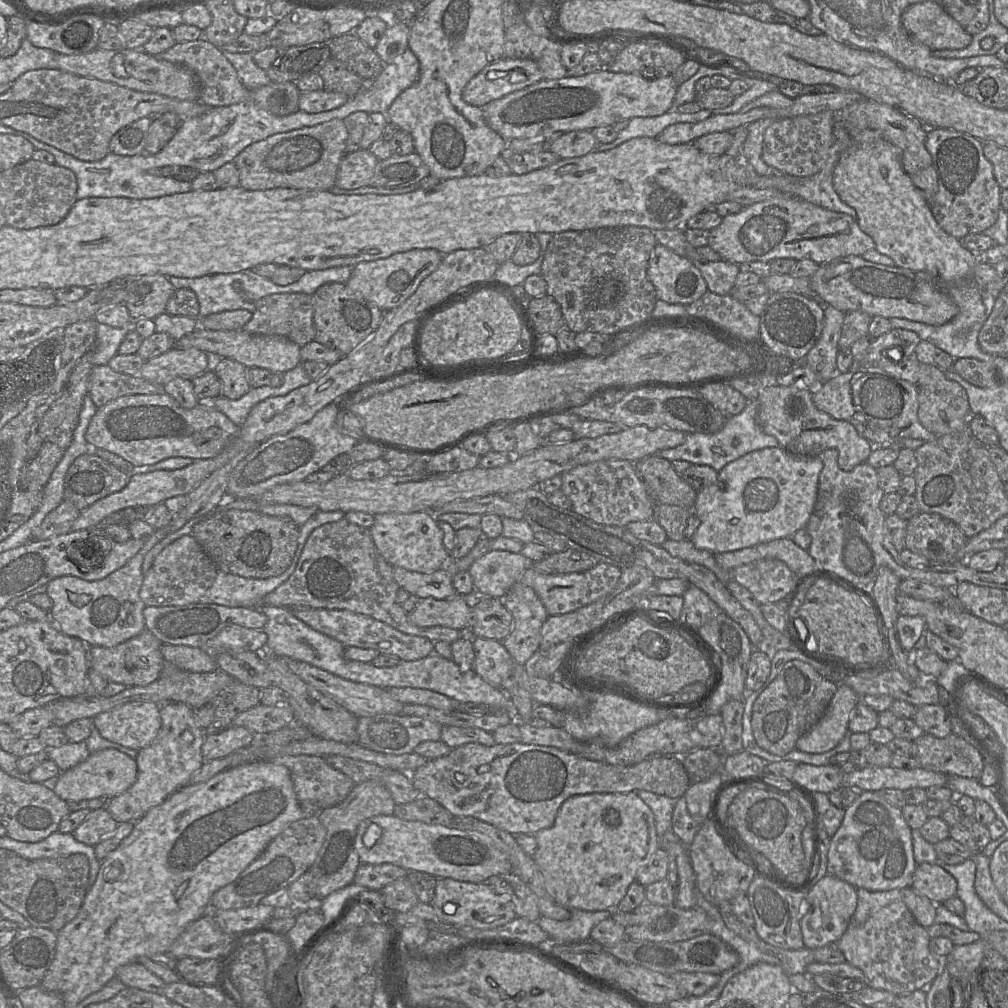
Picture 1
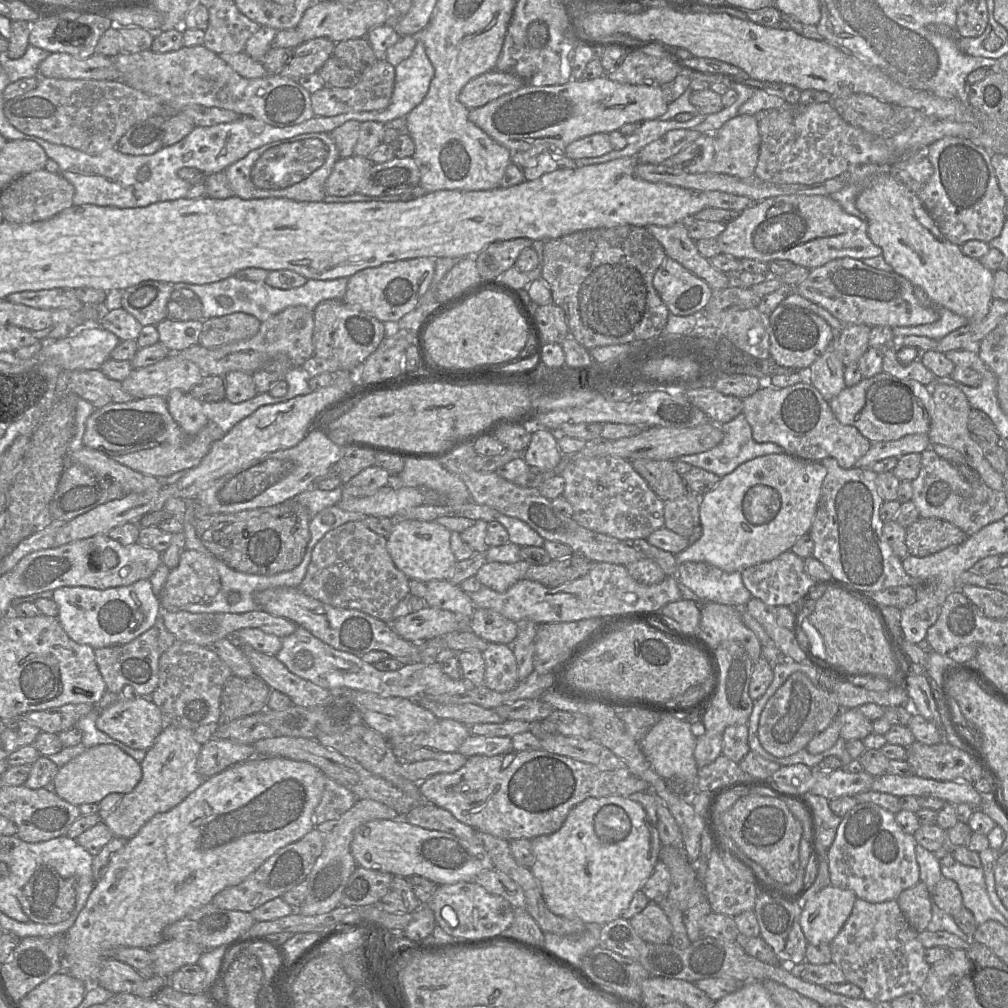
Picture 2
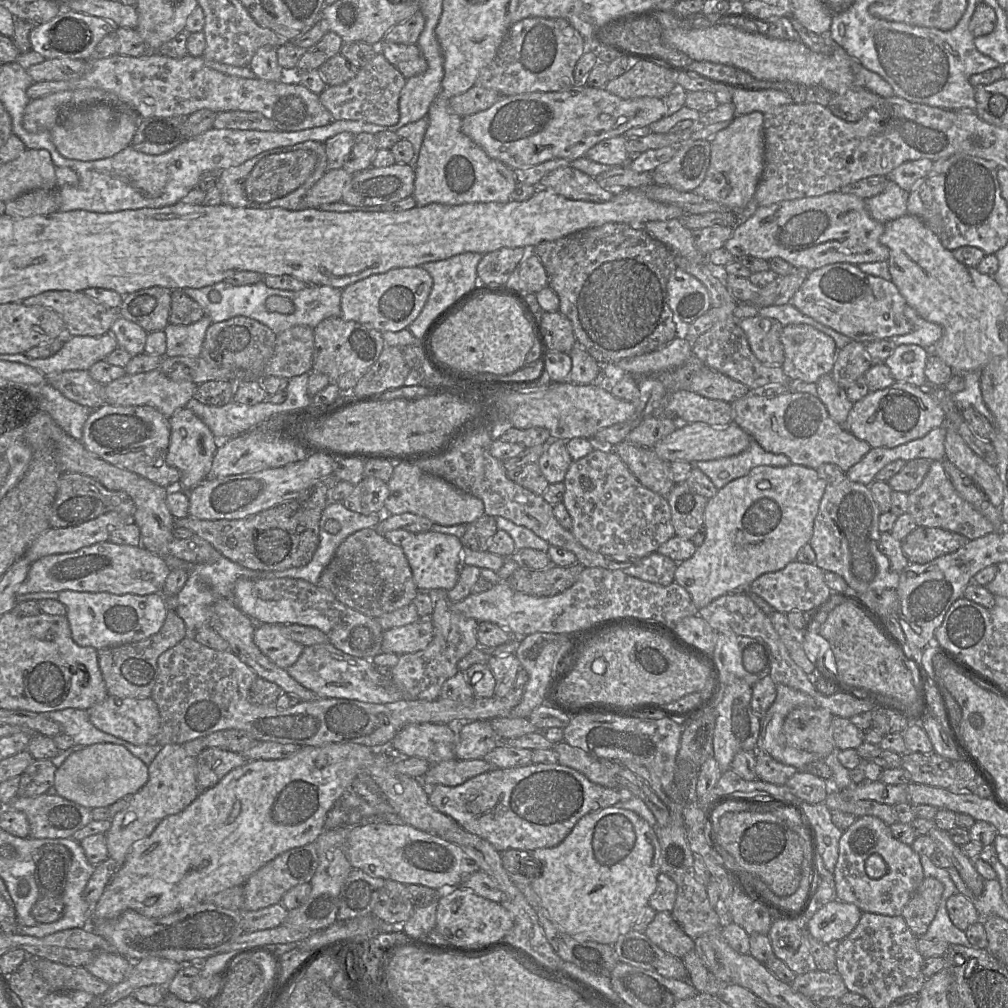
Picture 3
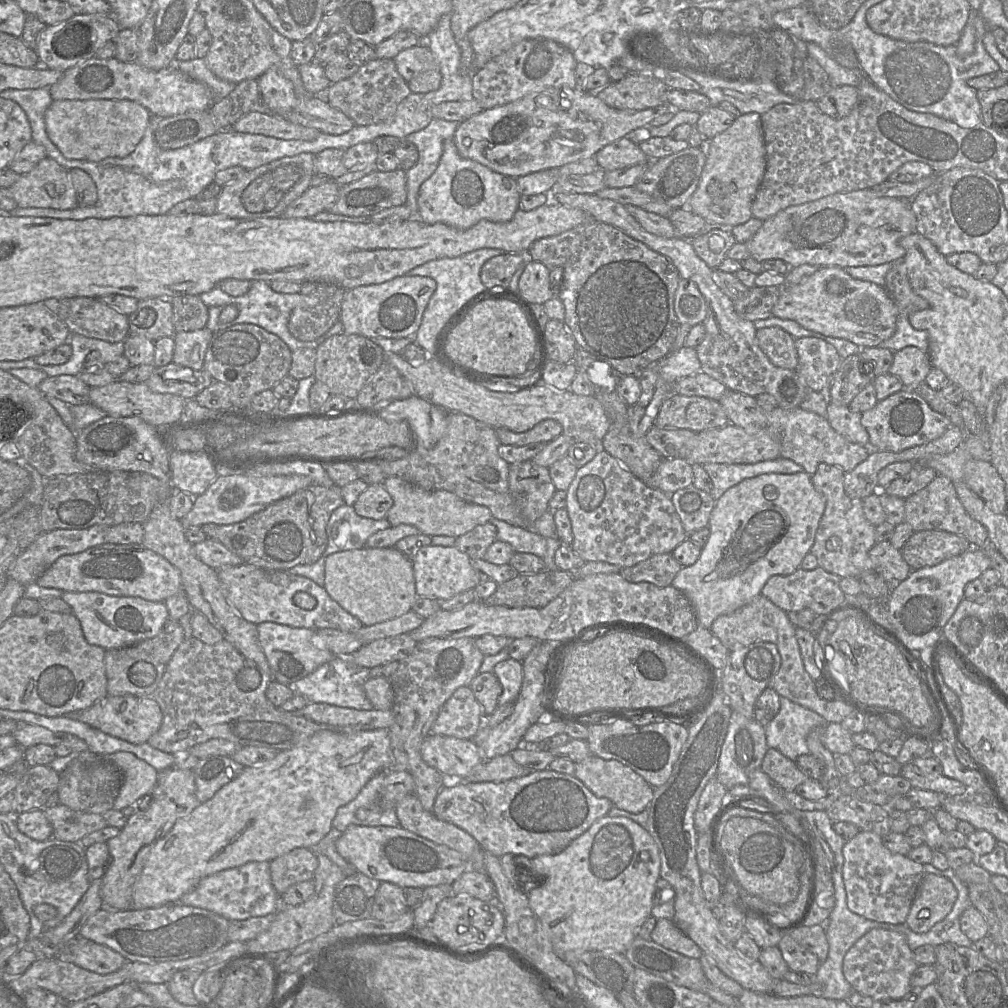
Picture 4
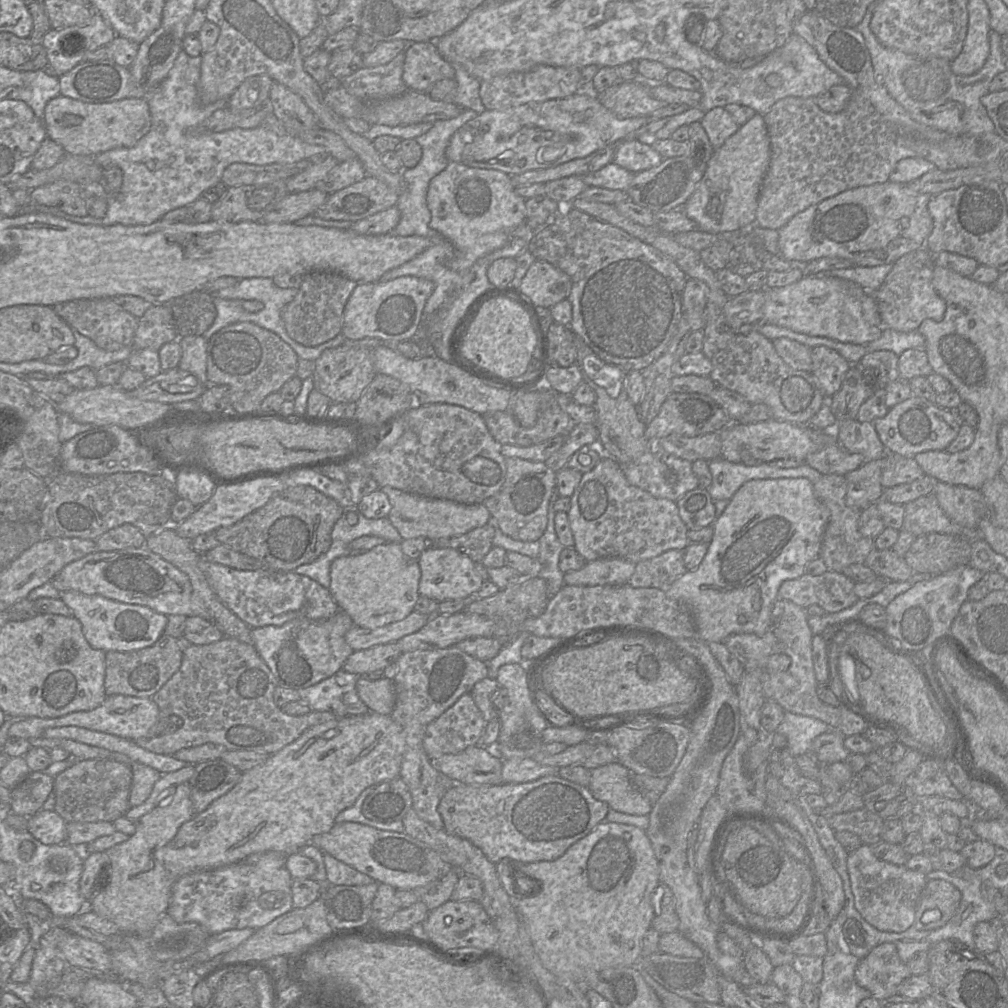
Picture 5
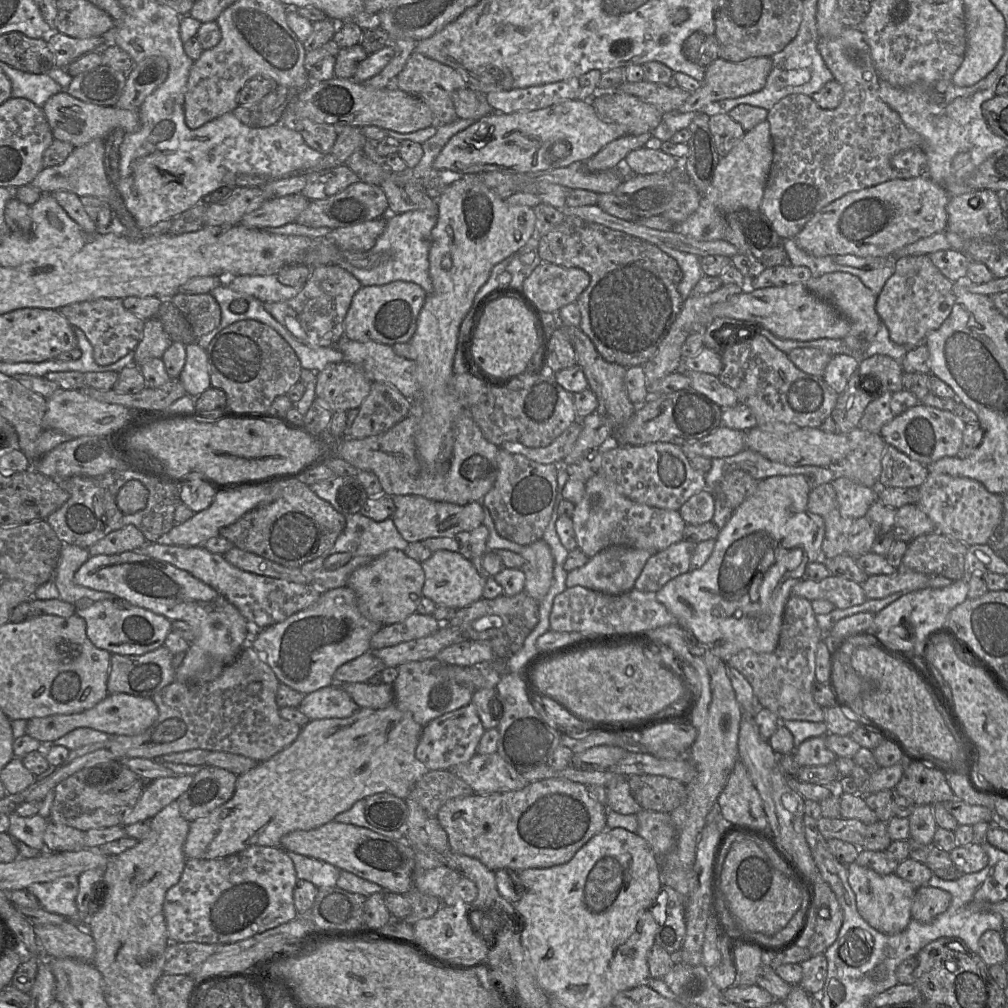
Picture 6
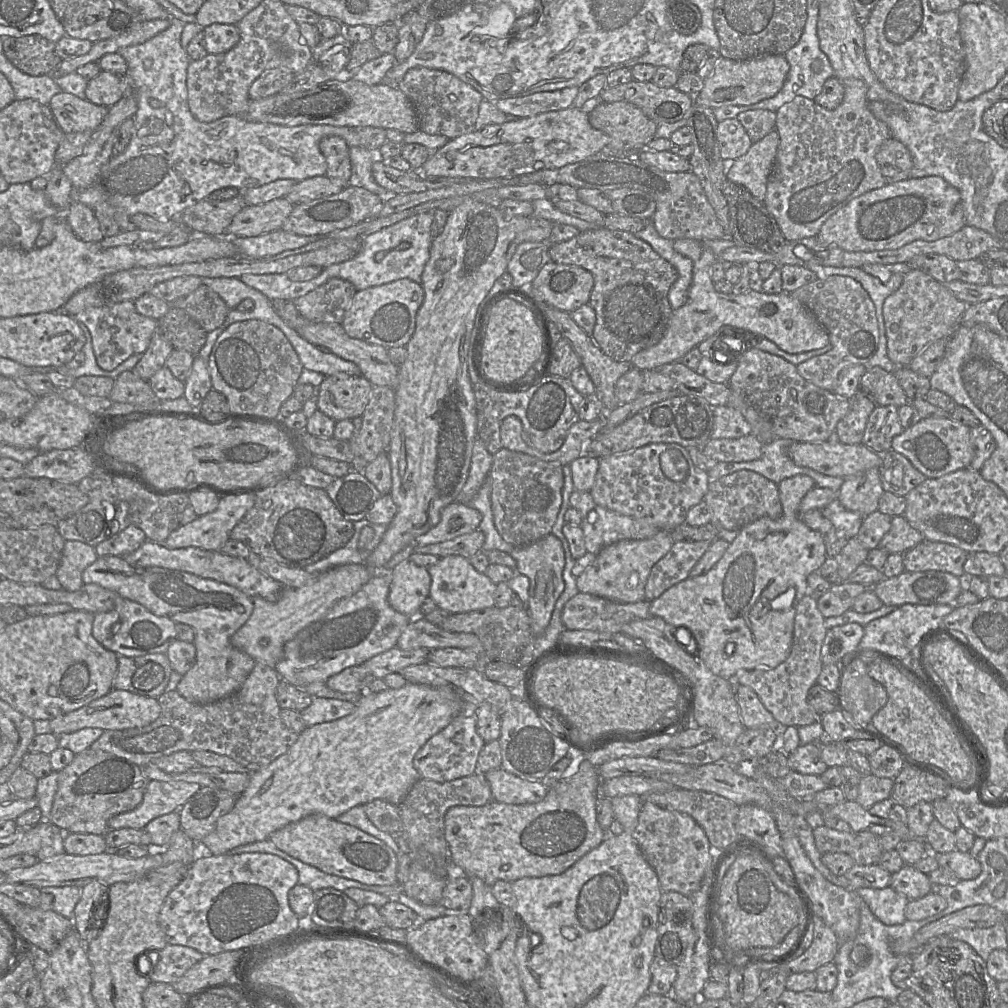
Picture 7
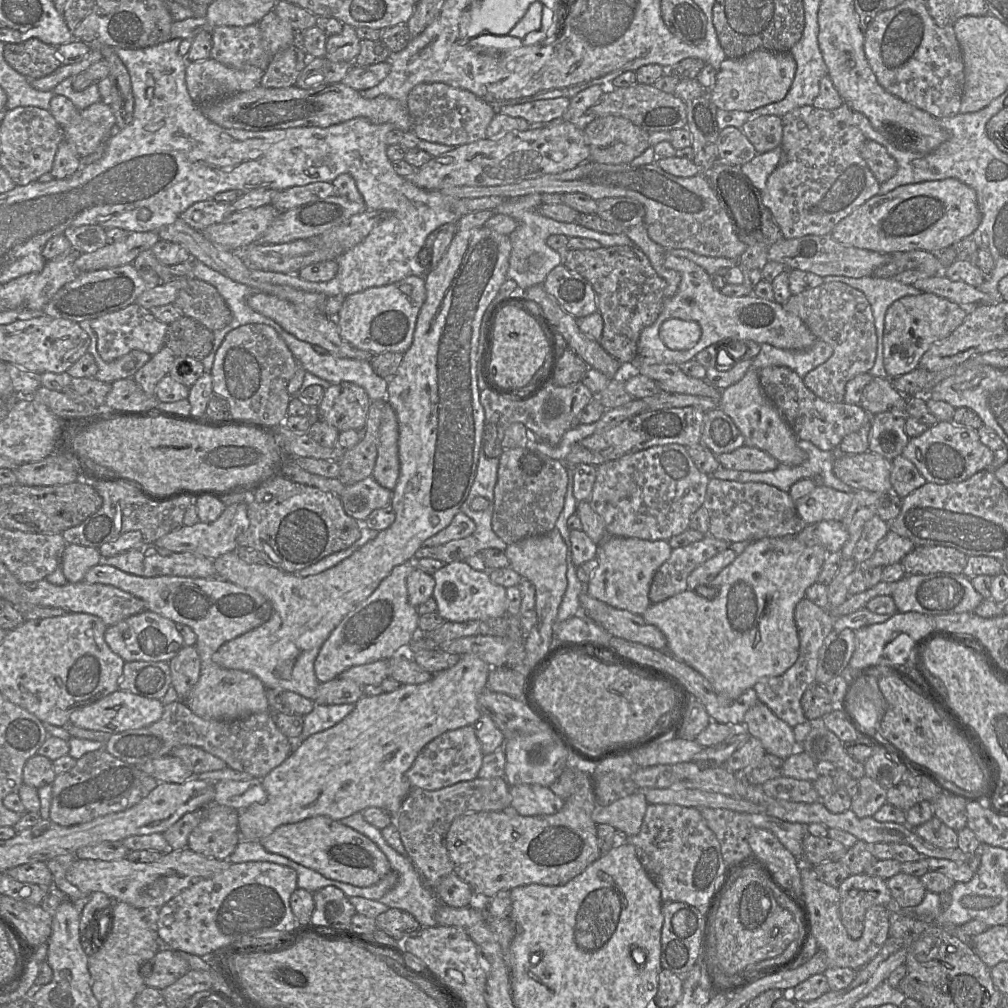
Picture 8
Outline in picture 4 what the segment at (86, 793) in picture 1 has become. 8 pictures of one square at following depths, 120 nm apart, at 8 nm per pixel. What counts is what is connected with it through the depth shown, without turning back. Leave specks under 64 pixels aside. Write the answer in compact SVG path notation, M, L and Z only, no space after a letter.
M126 751L98 755L104 762L113 764L121 773L122 785L113 809L122 810L150 795L158 780L158 771L146 761Z

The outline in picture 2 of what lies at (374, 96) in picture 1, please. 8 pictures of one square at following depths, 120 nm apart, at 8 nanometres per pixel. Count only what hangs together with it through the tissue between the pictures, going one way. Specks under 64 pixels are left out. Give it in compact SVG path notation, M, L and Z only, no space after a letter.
M417 40L412 54L395 66L395 84L390 105L382 111L357 112L357 121L377 121L388 124L405 117L425 98L434 77L434 67L423 43Z

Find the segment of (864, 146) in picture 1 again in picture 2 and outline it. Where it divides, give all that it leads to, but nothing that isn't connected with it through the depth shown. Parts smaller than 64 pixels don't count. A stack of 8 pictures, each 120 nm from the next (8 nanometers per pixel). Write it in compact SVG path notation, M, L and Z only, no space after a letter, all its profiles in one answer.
M885 173L857 196L855 206L866 216L867 234L882 249L882 256L893 272L922 288L930 299L964 316L970 323L986 317L993 300L993 272L978 259L964 255L960 246L942 235L915 193L890 173Z

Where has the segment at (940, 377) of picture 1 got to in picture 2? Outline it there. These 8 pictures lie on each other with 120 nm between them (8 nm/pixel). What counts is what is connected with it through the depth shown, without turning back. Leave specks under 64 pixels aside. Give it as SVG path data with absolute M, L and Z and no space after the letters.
M935 383L930 390L934 402L934 412L928 431L931 444L942 444L957 450L964 457L966 464L979 474L981 480L989 488L995 491L1004 491L1003 476L995 471L986 460L977 439L968 428L969 413L972 407L966 395L959 388L942 383Z

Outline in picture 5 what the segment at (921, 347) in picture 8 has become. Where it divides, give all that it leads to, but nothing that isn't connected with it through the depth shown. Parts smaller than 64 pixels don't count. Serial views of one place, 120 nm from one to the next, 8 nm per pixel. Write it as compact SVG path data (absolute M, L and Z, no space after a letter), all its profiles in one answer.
M926 247L905 254L892 264L892 270L874 292L884 328L910 332L917 330L925 319L943 320L947 305L932 285L934 265L934 254Z

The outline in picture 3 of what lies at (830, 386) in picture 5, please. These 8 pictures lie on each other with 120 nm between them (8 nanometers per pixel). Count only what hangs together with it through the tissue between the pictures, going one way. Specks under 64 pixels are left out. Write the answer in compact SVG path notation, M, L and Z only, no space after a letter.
M791 324L783 326L780 338L784 350L781 367L790 381L816 384L823 375L831 374L838 349L830 336L807 324Z

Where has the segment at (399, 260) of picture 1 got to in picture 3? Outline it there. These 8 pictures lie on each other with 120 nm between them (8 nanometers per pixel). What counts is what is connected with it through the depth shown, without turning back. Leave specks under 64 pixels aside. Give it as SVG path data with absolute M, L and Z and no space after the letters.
M421 266L395 268L348 285L341 294L341 318L380 332L408 328L423 309L433 286L432 276Z

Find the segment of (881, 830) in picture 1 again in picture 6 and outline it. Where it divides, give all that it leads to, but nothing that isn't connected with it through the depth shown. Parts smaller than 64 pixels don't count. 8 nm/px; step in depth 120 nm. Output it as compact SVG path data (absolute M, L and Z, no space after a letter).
M856 862L849 864L847 870L848 881L855 893L857 910L861 917L883 934L894 935L902 932L912 919L911 907L919 887L895 873L880 875Z

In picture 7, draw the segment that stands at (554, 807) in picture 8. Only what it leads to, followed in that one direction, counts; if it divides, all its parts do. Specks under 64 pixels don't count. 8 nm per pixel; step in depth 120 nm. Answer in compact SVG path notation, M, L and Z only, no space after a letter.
M503 768L490 770L484 776L490 784L493 800L506 804L538 803L549 790L540 780L523 779Z

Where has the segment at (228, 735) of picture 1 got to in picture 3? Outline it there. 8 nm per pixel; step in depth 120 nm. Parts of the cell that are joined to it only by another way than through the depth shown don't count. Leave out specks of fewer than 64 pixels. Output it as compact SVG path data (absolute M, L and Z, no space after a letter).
M211 747L204 748L196 760L200 790L215 786L228 772L247 762L241 753Z

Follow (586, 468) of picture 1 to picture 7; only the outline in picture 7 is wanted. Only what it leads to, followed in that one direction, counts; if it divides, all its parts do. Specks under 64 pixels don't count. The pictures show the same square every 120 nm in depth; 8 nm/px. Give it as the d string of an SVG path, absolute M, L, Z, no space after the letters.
M599 505L594 510L598 519L593 523L583 519L581 528L587 551L595 555L621 540L649 539L661 531L644 520L619 514Z

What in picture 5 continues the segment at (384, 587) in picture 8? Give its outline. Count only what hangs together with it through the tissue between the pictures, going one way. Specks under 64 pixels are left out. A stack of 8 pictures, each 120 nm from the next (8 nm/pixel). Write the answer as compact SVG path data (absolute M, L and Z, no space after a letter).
M339 610L326 620L297 618L282 626L252 629L252 645L271 670L278 684L300 690L331 677L354 652L346 643L345 634L354 626L351 617Z

